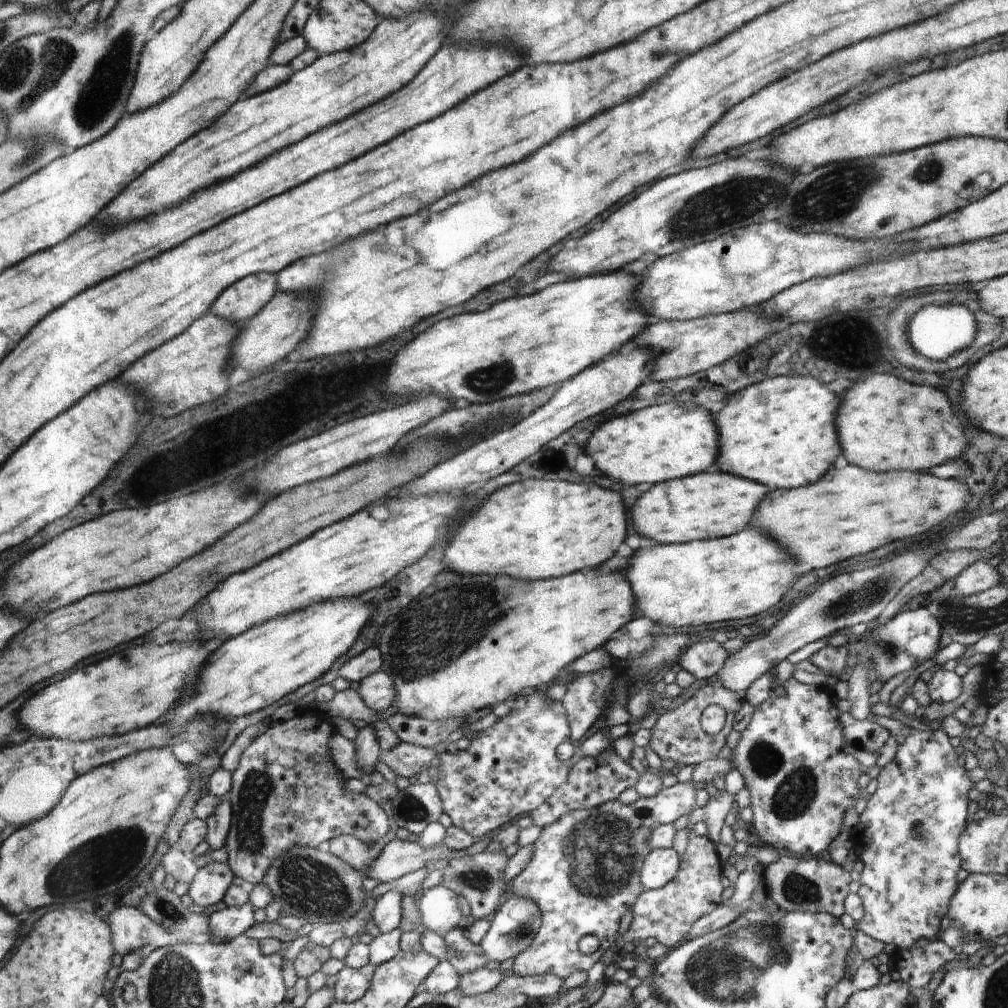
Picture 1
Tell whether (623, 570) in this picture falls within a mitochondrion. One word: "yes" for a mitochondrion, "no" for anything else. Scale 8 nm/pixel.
no

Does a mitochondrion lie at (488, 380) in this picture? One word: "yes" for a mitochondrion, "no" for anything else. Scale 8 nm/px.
yes

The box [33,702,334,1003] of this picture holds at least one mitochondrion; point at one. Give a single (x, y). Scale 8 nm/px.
(100, 863)

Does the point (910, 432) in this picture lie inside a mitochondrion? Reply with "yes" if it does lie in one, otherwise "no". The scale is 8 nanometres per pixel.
no

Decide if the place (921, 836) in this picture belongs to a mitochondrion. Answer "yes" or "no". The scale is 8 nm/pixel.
yes

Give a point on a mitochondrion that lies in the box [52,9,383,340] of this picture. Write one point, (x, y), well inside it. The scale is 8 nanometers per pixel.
(109, 81)

